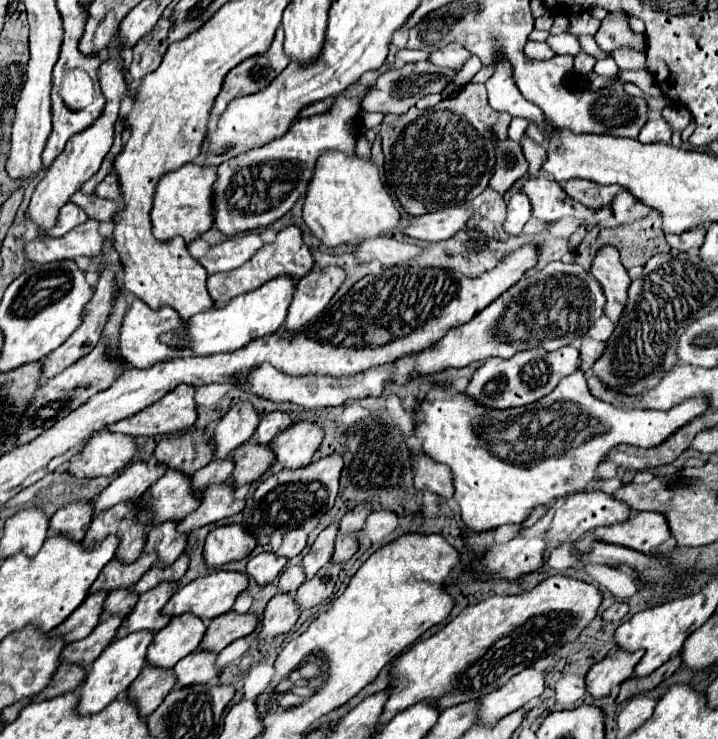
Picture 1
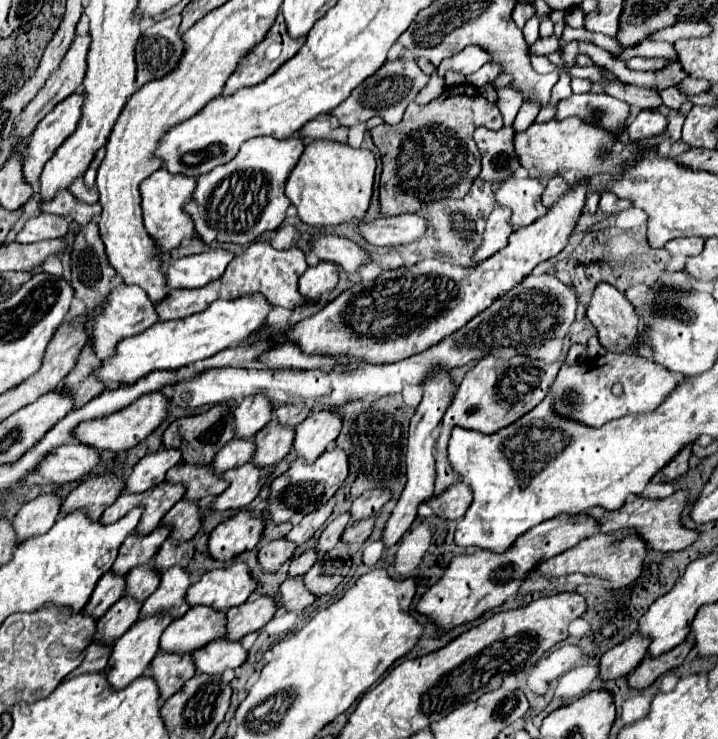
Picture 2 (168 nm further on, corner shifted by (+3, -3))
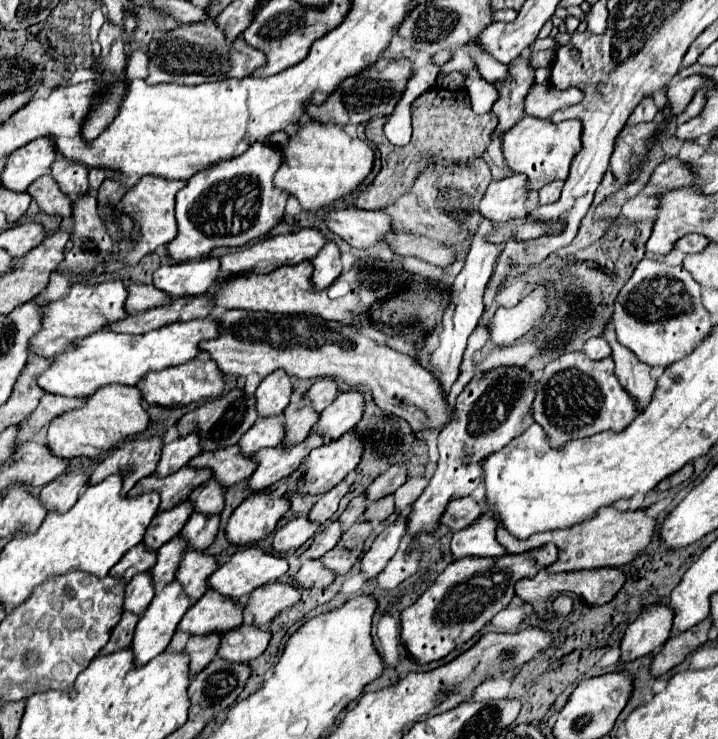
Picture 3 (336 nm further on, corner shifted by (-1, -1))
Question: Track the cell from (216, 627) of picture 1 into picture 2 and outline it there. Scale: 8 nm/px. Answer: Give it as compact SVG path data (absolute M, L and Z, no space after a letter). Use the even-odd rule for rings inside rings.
M259 596L253 600L247 600L227 612L227 638L229 640L241 640L243 636L261 630L275 614L277 602L271 596Z

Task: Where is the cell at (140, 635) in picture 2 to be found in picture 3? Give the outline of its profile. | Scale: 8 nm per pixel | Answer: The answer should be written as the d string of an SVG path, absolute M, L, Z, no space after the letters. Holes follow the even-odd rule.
M173 582L171 586L165 586L163 592L155 594L153 602L141 614L141 618L137 622L137 628L135 628L135 636L133 636L133 644L131 644L131 650L133 650L133 656L135 656L133 658L135 666L147 664L149 660L159 656L167 648L179 620L189 610L189 606L191 606L191 602L187 600L187 596L183 596L183 588L179 588L179 582Z

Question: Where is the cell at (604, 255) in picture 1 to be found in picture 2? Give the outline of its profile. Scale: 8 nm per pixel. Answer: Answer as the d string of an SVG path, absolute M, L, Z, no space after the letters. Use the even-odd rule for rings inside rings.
M601 282L587 306L587 318L597 330L601 346L609 352L627 354L635 348L637 312L631 302L611 284Z

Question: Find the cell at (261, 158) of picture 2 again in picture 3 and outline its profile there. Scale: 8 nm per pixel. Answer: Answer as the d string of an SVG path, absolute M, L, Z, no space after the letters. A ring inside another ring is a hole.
M253 142L247 152L237 158L209 166L191 176L187 186L177 194L179 234L169 242L169 256L177 262L195 260L209 254L217 246L245 246L251 240L267 236L267 232L283 218L287 192L275 188L273 176L283 164L279 146Z

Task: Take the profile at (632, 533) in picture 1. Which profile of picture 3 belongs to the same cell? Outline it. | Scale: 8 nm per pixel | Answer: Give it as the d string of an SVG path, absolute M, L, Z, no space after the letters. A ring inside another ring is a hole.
M543 568L533 578L519 580L515 584L515 592L525 602L533 604L535 612L539 616L543 616L545 614L545 600L555 592L573 592L577 596L583 596L583 600L587 604L601 606L601 604L607 604L609 600L613 600L613 596L621 590L623 584L625 584L625 572L621 568L593 568L593 570L573 570L573 572L549 572L547 568Z

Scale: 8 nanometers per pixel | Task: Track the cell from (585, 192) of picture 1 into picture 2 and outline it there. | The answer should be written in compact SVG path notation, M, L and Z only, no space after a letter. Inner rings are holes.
M551 178L543 192L543 206L553 206L555 200L567 192L567 188L569 184L563 178Z

